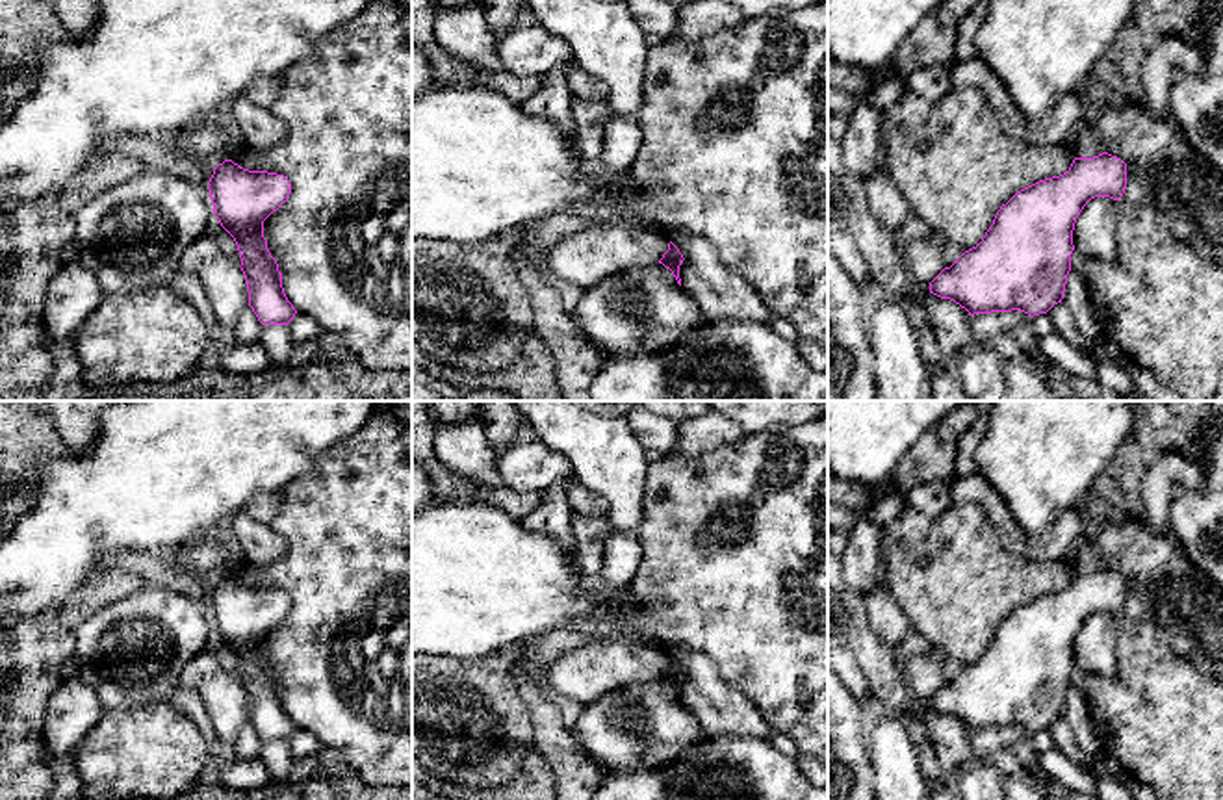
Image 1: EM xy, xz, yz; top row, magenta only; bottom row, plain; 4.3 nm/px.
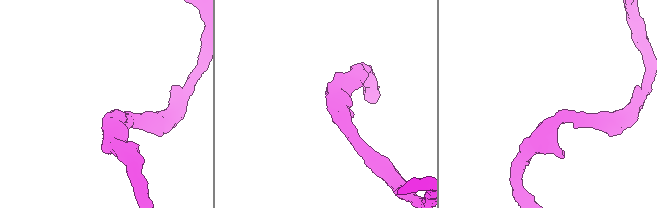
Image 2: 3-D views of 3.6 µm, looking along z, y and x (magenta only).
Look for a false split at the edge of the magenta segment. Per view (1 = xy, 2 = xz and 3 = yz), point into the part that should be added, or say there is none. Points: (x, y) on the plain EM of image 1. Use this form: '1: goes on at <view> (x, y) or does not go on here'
1: does not go on here
2: does not go on here
3: does not go on here

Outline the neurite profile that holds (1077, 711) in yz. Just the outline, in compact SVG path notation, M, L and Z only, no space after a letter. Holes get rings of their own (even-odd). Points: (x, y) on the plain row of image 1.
M1073 685L1067 690L1067 700L1062 718L1073 729L1075 741L1078 748L1084 752L1084 755L1093 759L1095 754L1101 750L1101 741L1095 733L1086 696Z

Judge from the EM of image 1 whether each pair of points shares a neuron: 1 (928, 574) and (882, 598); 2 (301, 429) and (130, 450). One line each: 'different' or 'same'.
1: different
2: same

